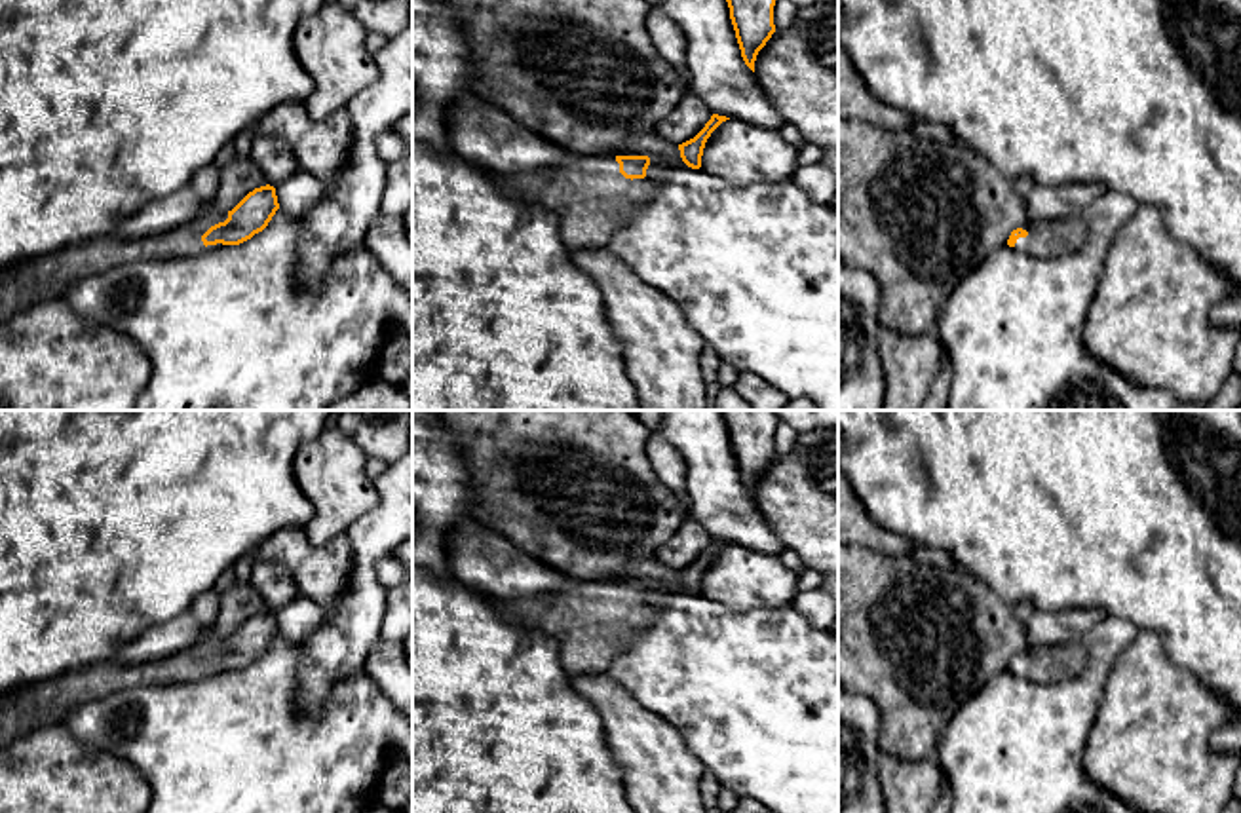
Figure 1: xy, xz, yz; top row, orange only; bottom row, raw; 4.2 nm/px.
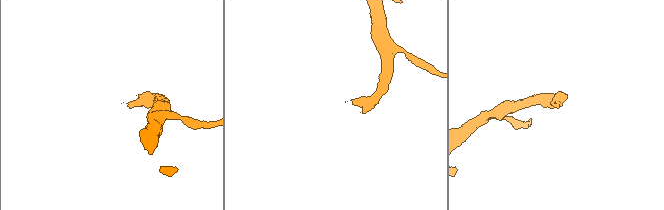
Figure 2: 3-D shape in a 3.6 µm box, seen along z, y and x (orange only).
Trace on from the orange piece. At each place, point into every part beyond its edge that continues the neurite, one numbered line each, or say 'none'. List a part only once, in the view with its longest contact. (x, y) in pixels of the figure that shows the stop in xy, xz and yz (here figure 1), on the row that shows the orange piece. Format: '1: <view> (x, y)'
1: xy (38, 280)

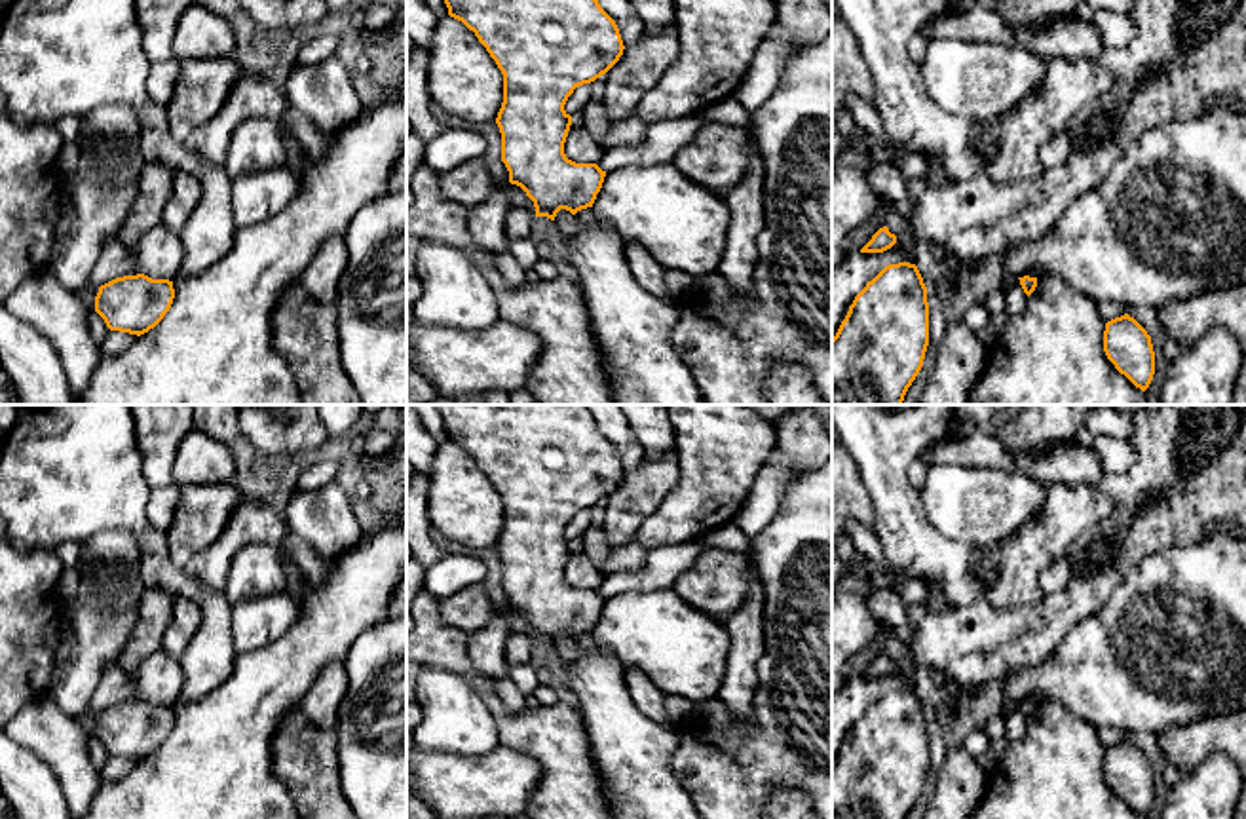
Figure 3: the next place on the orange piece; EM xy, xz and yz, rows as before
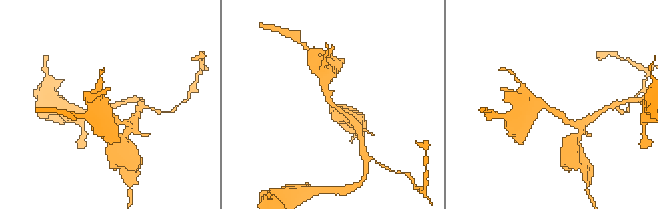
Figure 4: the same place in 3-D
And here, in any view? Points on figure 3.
none

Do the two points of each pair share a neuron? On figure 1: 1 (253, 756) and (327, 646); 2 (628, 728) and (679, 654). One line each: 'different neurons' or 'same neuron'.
1: different neurons
2: different neurons

